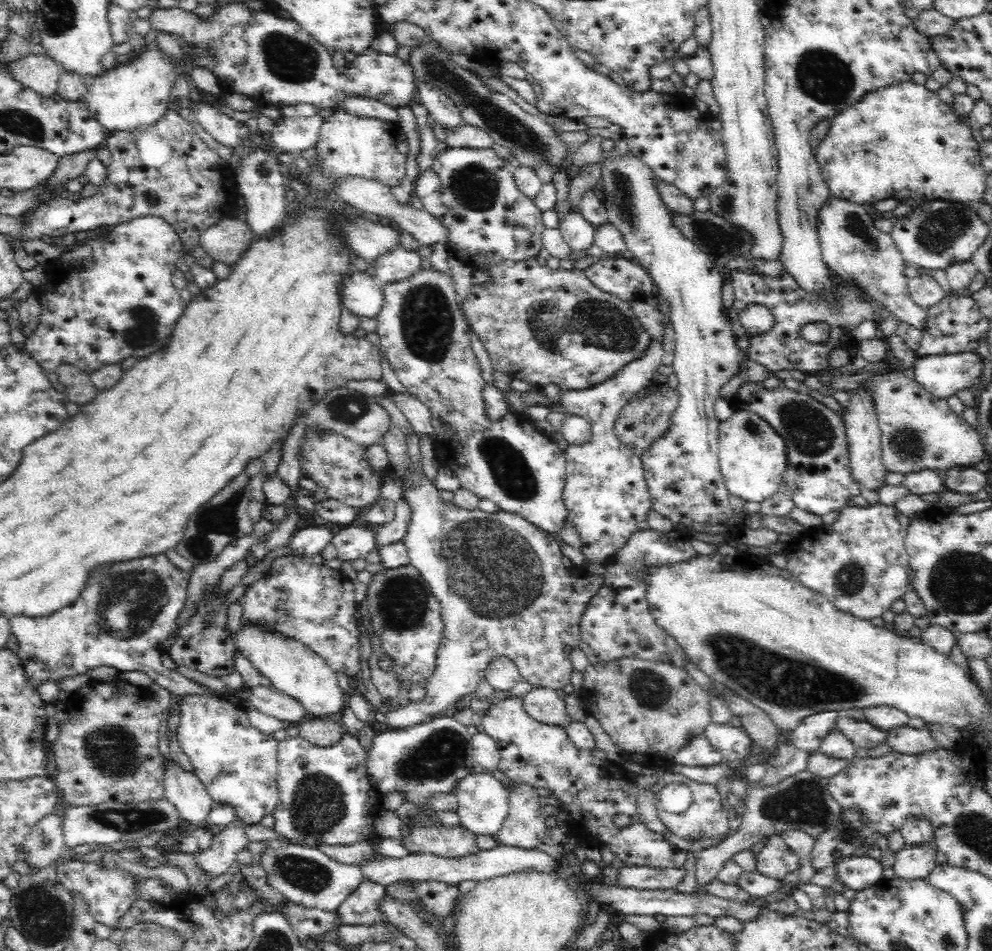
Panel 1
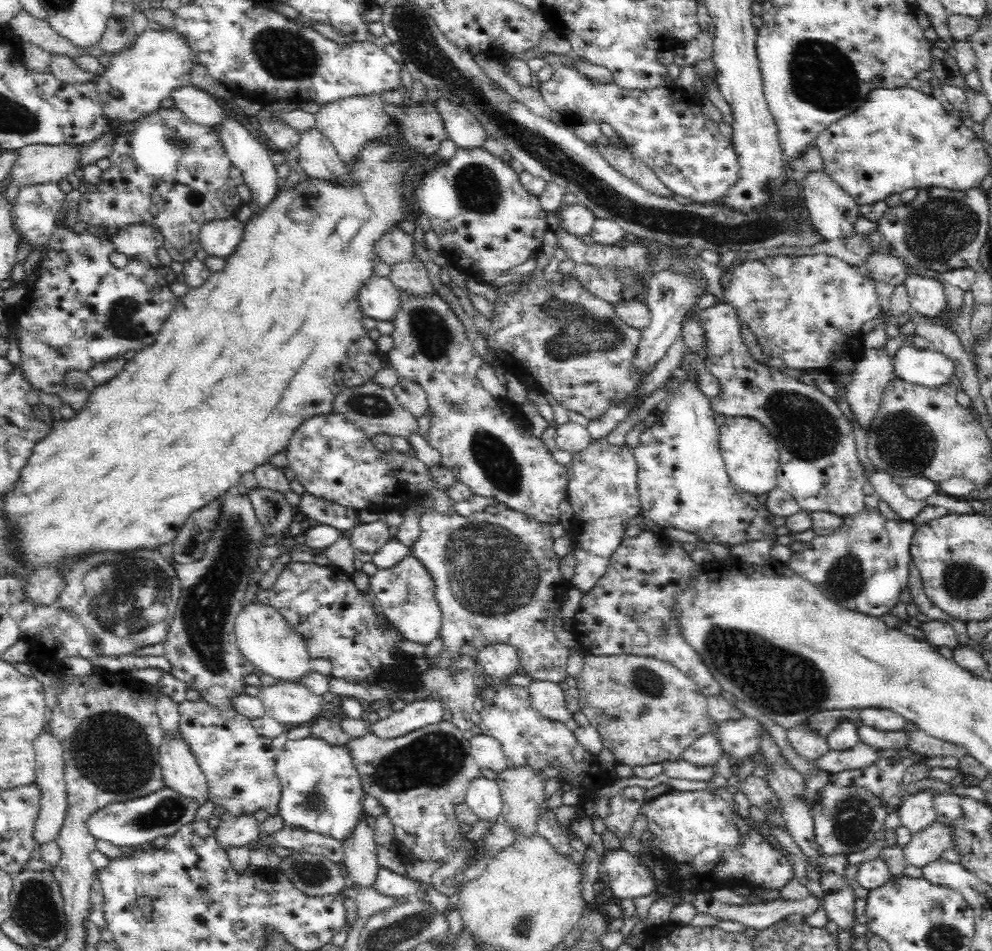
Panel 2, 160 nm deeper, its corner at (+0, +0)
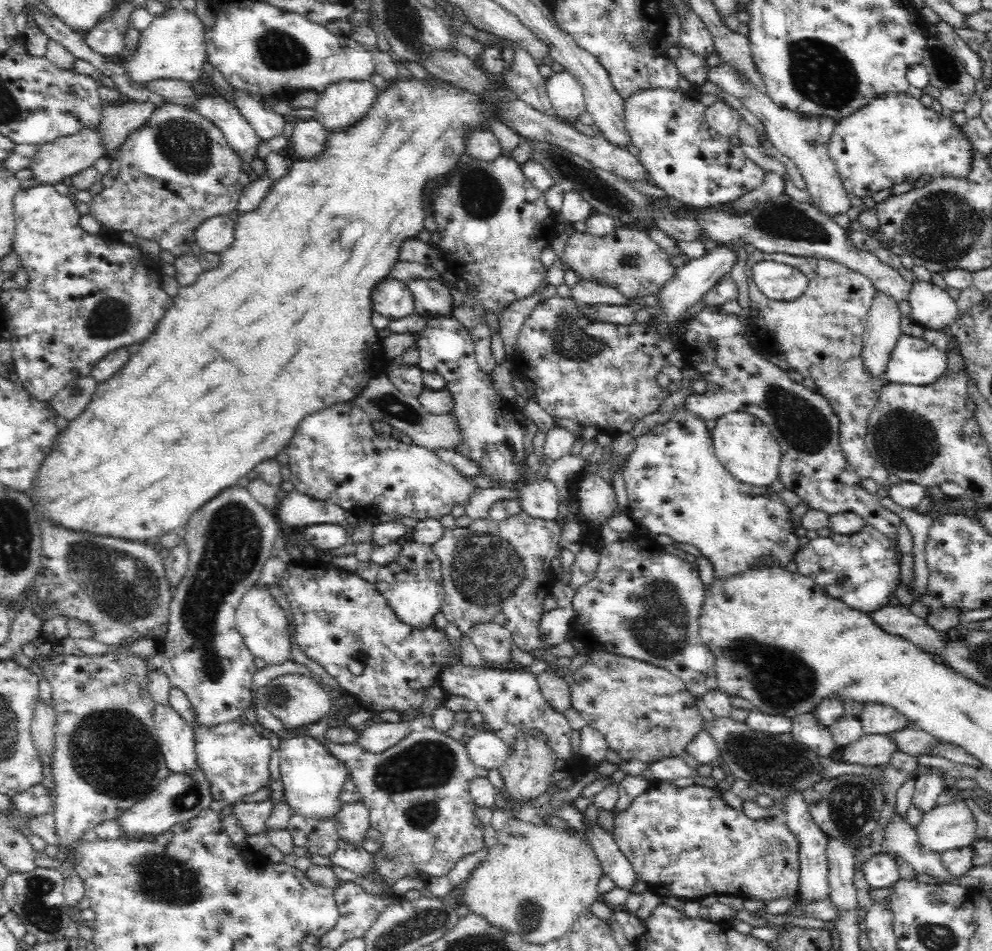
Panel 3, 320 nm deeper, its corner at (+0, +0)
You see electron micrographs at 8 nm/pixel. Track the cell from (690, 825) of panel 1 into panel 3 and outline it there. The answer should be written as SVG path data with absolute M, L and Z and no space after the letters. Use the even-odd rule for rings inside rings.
M658 781L654 783L644 794L640 794L640 796L632 802L632 806L630 806L624 814L614 816L614 828L611 834L618 847L620 847L620 851L622 851L622 853L628 857L628 861L632 863L637 878L648 885L648 892L654 893L662 899L674 897L686 899L687 901L696 901L706 896L732 895L740 896L746 900L761 901L767 904L769 901L780 898L780 896L797 897L800 892L798 843L794 835L787 829L783 815L758 820L751 819L746 817L742 810L730 807L721 796L718 796L716 792L705 786L694 785L686 786L686 788L678 788L667 782Z

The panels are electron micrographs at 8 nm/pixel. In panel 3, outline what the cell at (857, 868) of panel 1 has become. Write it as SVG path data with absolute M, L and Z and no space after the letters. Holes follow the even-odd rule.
M875 853L866 860L862 872L866 877L864 881L870 885L871 890L892 887L900 879L895 860L884 853Z

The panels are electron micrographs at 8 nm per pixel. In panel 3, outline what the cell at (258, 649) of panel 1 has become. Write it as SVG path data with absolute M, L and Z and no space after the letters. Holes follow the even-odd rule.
M254 585L244 596L235 610L235 625L244 646L254 658L262 658L268 666L280 666L292 661L292 632L288 628L286 611L272 598L265 586Z

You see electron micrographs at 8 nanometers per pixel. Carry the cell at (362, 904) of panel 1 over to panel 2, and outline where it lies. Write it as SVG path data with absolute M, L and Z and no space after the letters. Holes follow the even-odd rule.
M365 813L354 834L342 842L343 863L348 869L347 886L354 890L374 889L381 870L374 842L375 826L376 817Z

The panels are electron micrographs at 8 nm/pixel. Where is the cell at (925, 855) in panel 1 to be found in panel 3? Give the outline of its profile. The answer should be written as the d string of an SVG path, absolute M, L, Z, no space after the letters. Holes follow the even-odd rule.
M958 798L948 804L938 805L934 810L922 816L920 824L915 827L917 845L920 850L942 854L946 850L969 846L975 835L976 821L964 800Z

